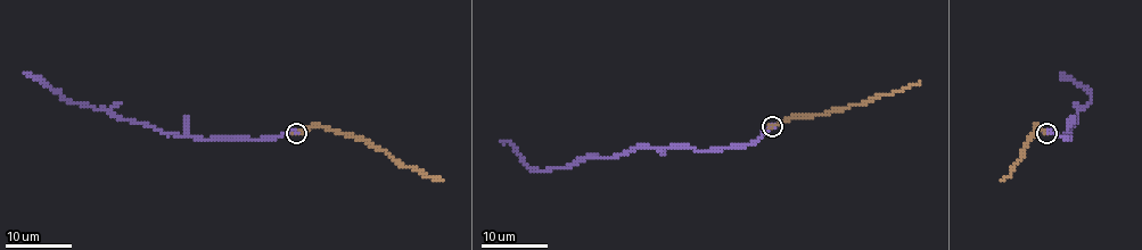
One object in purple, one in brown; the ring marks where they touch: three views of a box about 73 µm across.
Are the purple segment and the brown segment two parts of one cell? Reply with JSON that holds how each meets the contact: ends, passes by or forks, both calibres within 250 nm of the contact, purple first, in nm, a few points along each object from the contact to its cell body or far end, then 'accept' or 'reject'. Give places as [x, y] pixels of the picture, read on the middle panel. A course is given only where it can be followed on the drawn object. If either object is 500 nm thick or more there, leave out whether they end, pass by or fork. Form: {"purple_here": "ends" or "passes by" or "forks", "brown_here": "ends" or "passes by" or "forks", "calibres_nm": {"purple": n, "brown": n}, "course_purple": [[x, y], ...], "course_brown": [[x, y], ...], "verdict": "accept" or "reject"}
{"purple_here": "ends", "brown_here": "ends", "calibres_nm": {"purple": 300, "brown": 280}, "course_purple": [[772, 127], [750, 143], [699, 152], [679, 146], [637, 147], [621, 156], [541, 171], [533, 171], [501, 140]], "course_brown": [[772, 127], [793, 117], [828, 114], [867, 103], [881, 93], [893, 93], [920, 82]], "verdict": "accept"}

